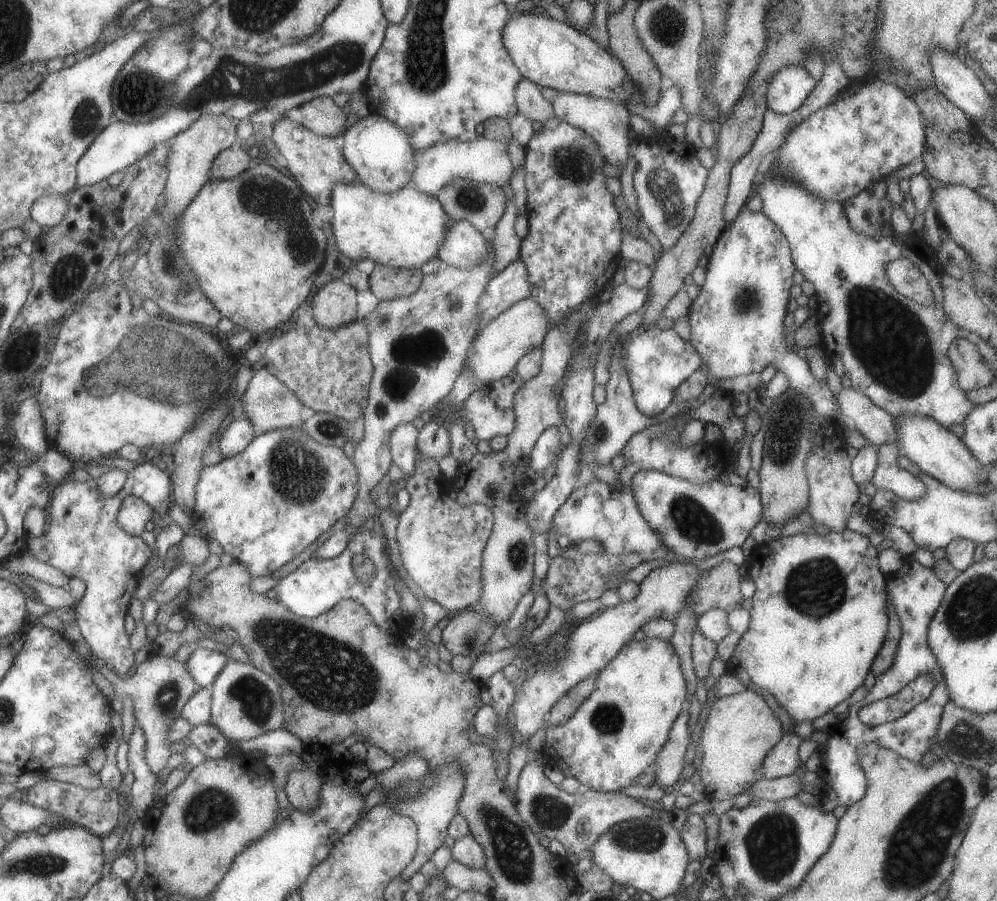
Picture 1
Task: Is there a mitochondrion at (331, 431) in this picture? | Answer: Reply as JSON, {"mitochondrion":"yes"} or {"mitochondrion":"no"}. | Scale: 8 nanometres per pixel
{"mitochondrion":"yes"}

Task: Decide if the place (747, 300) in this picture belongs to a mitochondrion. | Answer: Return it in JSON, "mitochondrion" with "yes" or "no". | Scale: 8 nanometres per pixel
{"mitochondrion":"yes"}

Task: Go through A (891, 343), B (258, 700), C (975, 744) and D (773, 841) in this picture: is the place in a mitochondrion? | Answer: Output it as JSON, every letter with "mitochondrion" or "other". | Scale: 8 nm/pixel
{"A":"mitochondrion","B":"mitochondrion","C":"mitochondrion","D":"mitochondrion"}

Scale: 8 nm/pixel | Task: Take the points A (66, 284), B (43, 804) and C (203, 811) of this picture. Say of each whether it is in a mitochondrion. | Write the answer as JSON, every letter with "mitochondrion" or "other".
{"A":"other","B":"other","C":"mitochondrion"}

